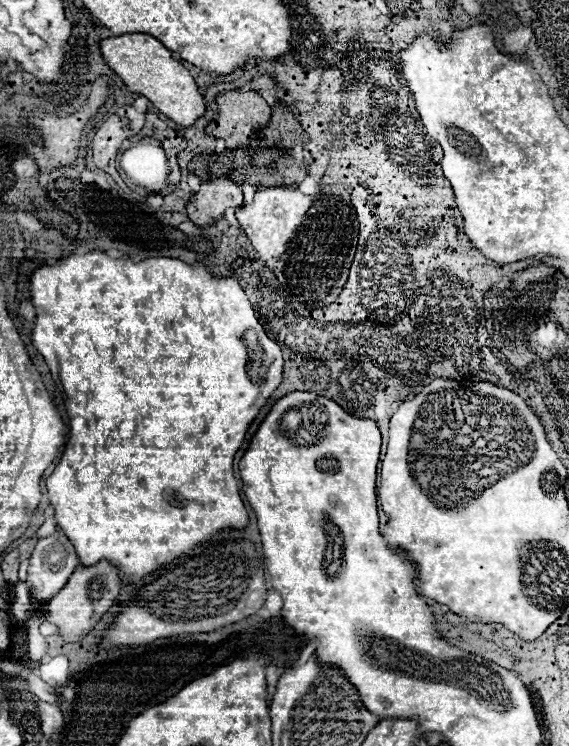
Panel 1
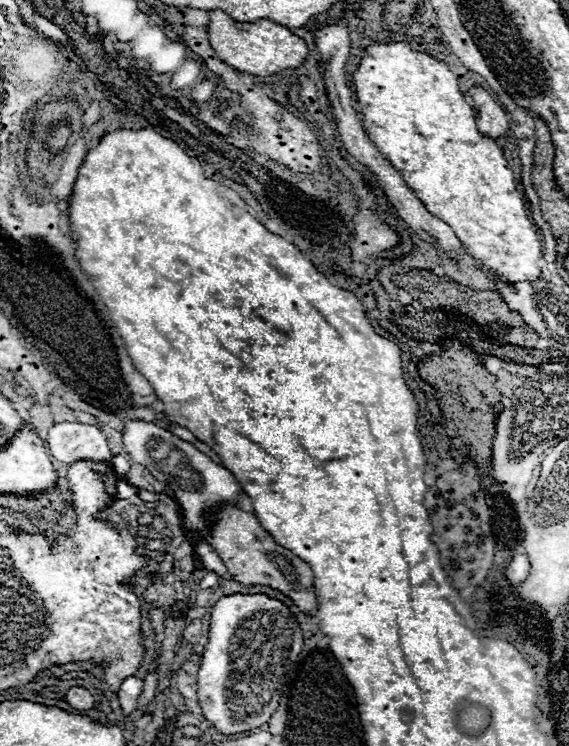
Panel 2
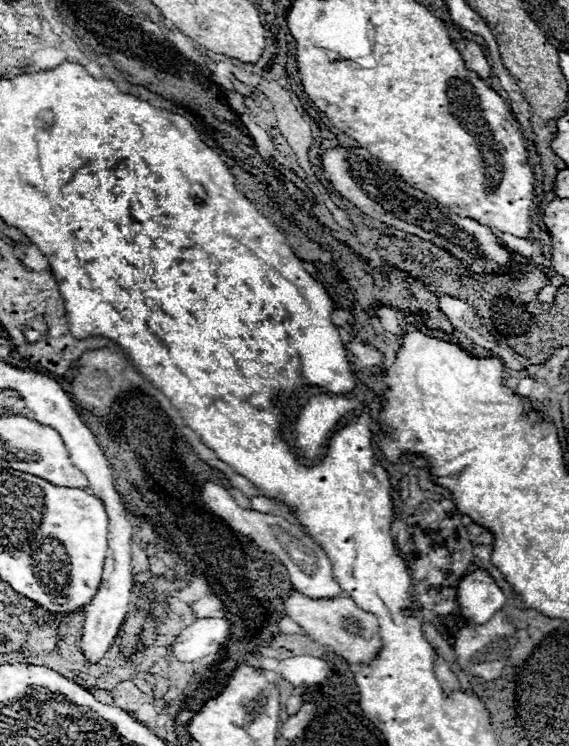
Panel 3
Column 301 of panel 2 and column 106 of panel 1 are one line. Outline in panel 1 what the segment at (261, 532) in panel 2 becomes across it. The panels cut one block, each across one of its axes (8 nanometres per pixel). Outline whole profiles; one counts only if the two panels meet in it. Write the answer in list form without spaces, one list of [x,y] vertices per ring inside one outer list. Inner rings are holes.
[[[100,560],[92,566],[78,566],[72,576],[66,582],[66,588],[62,588],[46,606],[46,620],[56,624],[60,628],[60,634],[68,642],[80,640],[86,632],[90,632],[98,618],[112,606],[114,598],[120,592],[120,572],[118,566],[110,564],[108,560]]]

